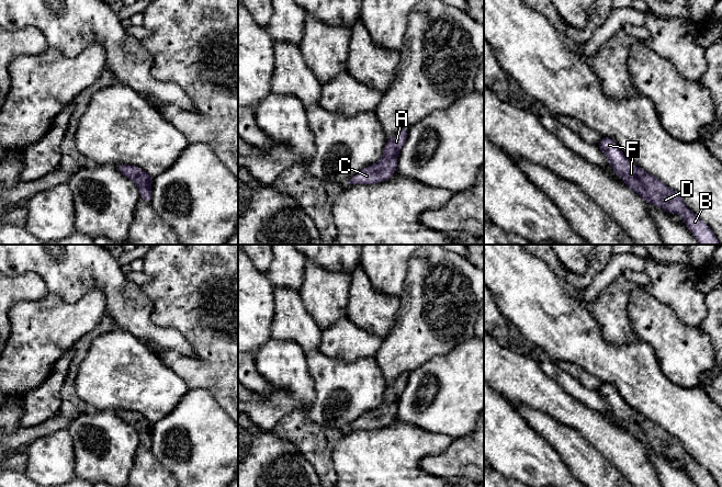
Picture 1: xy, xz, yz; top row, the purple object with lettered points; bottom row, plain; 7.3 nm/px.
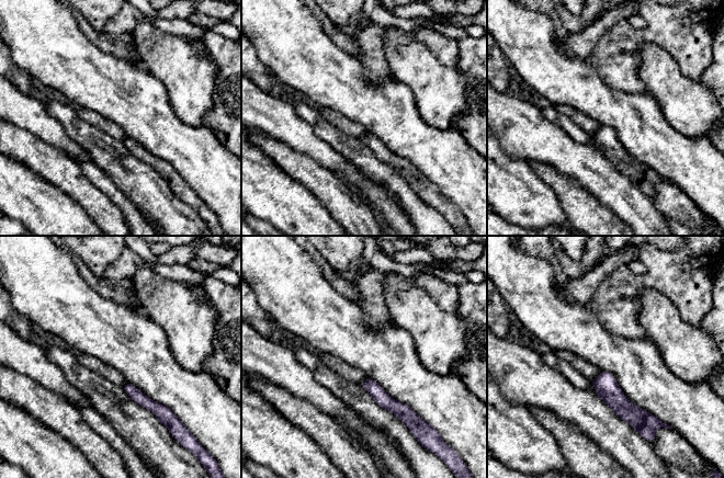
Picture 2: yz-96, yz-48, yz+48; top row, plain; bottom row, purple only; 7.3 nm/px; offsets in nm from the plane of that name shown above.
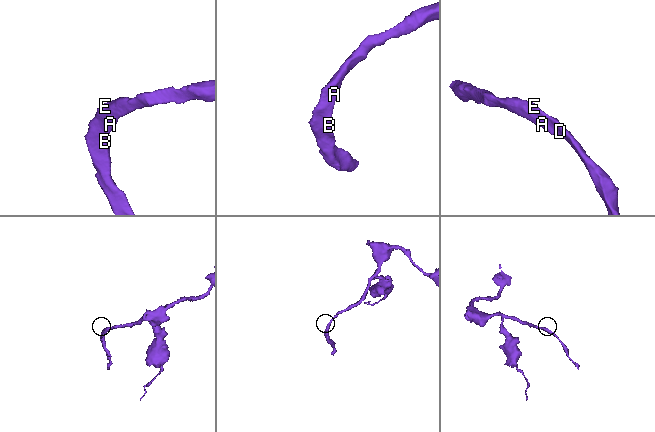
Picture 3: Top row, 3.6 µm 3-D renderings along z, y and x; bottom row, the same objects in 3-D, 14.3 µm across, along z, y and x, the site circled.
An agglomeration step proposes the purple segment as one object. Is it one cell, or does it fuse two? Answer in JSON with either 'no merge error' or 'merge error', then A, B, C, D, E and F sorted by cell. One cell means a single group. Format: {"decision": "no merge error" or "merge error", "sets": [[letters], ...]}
{"decision": "no merge error", "sets": [["A", "B", "C", "D", "E", "F"]]}

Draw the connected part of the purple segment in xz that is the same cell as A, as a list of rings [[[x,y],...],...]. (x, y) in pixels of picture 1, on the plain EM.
[[[403,374],[393,384],[386,387],[383,403],[380,407],[362,415],[353,421],[350,430],[375,430],[387,427],[397,414],[397,403],[404,392],[409,374]]]

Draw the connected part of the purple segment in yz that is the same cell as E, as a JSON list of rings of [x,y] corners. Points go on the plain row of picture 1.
[[[603,382],[597,392],[608,404],[614,419],[645,448],[681,462],[698,487],[719,487],[711,474],[686,452],[676,437],[632,409],[612,384]]]

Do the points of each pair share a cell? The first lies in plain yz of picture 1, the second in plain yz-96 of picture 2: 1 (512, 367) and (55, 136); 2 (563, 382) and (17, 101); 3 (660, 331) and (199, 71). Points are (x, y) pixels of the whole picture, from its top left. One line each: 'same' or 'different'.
1: same
2: different
3: same

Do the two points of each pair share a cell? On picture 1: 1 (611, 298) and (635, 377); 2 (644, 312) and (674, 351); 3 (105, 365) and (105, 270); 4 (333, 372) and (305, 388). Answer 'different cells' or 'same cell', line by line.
1: different cells
2: same cell
3: different cells
4: different cells

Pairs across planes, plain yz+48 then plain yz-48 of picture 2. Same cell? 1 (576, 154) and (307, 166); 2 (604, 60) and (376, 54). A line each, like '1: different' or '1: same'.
1: different
2: same

